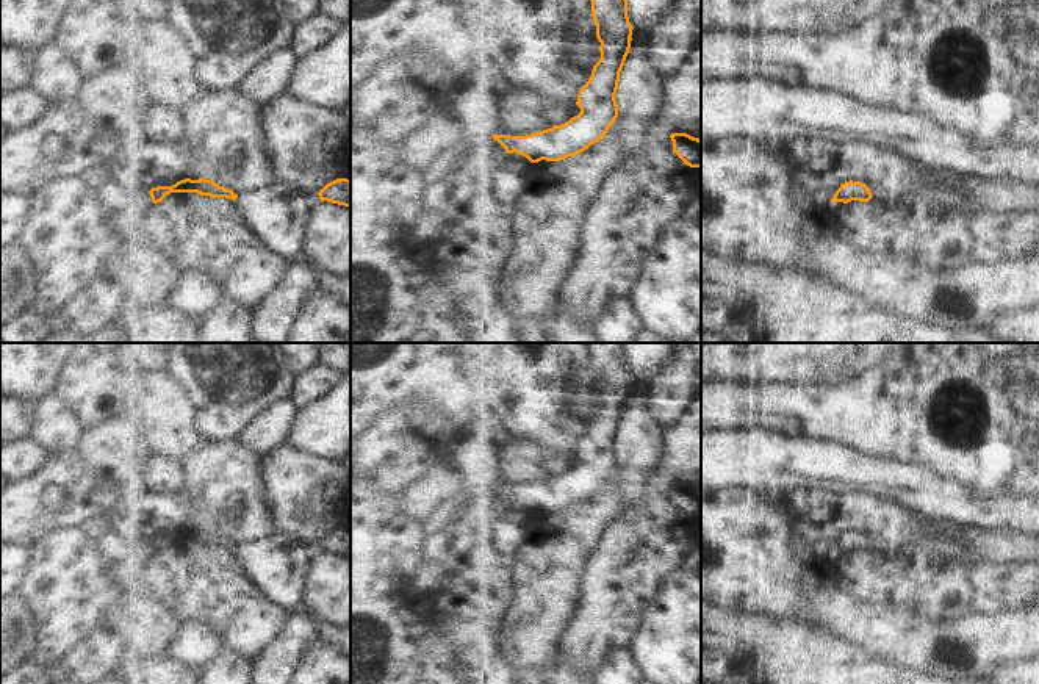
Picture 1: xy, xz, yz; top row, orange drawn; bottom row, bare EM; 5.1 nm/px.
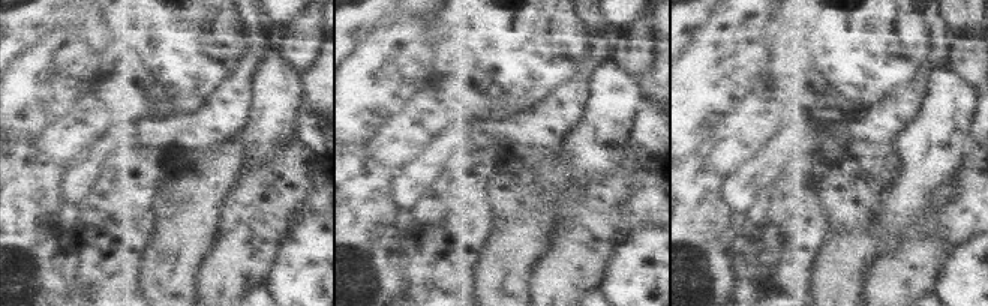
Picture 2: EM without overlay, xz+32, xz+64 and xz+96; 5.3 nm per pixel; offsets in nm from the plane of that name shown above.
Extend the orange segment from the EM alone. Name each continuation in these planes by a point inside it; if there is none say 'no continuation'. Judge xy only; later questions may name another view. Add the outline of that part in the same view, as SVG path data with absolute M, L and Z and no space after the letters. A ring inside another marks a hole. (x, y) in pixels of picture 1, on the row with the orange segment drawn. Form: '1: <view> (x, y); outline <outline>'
1: xy (127, 208); outline M89 180L97 186L95 200L106 213L114 232L133 236L142 229L144 219L152 208L149 191L117 186L108 180Z

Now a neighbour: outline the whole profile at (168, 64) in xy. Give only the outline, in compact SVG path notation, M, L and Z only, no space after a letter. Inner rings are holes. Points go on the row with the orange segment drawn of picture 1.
M155 45L155 72L166 85L175 85L182 74L182 59L171 47Z

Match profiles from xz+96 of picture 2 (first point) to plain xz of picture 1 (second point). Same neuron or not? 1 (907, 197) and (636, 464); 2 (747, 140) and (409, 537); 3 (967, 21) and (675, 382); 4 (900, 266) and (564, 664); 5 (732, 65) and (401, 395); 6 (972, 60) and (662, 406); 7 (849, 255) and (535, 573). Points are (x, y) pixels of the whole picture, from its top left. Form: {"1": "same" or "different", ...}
{"1": "same", "2": "different", "3": "different", "4": "different", "5": "different", "6": "same", "7": "same"}

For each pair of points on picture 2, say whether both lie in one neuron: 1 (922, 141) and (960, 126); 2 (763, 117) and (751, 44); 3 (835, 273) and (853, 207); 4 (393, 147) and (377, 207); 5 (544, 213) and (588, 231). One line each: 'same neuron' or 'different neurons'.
1: same neuron
2: different neurons
3: different neurons
4: different neurons
5: different neurons

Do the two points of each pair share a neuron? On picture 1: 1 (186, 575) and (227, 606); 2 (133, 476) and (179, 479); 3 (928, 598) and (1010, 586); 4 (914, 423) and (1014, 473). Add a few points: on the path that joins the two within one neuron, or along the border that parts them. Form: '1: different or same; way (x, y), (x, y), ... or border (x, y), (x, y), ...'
1: same; way (196, 583), (204, 583), (218, 597)
2: different; border (160, 443), (147, 460), (146, 489)
3: same; way (949, 587), (989, 587)
4: different; border (955, 459), (969, 465), (1022, 460)

